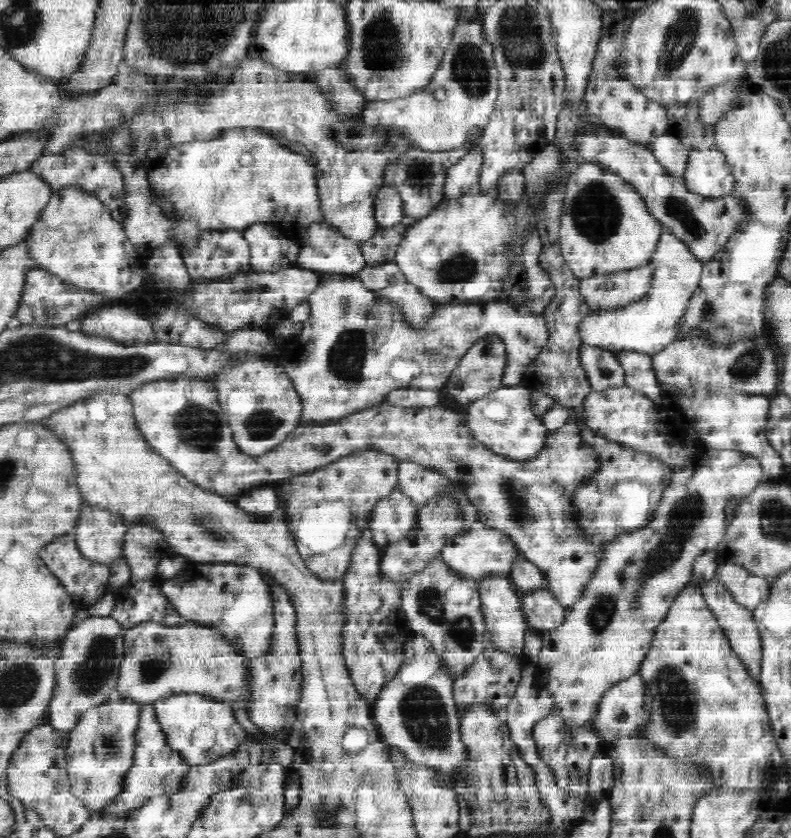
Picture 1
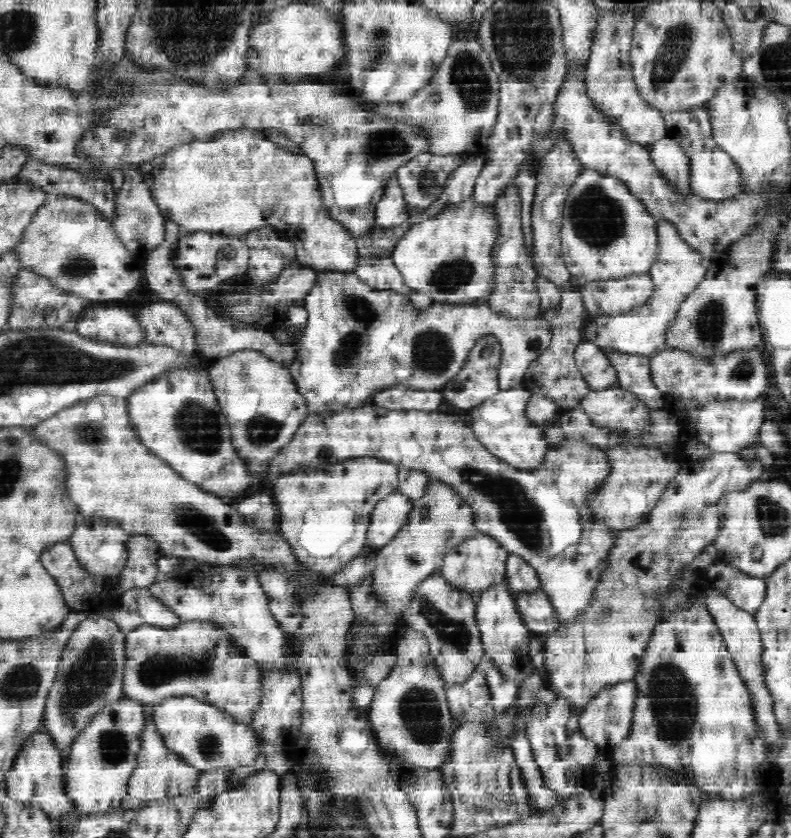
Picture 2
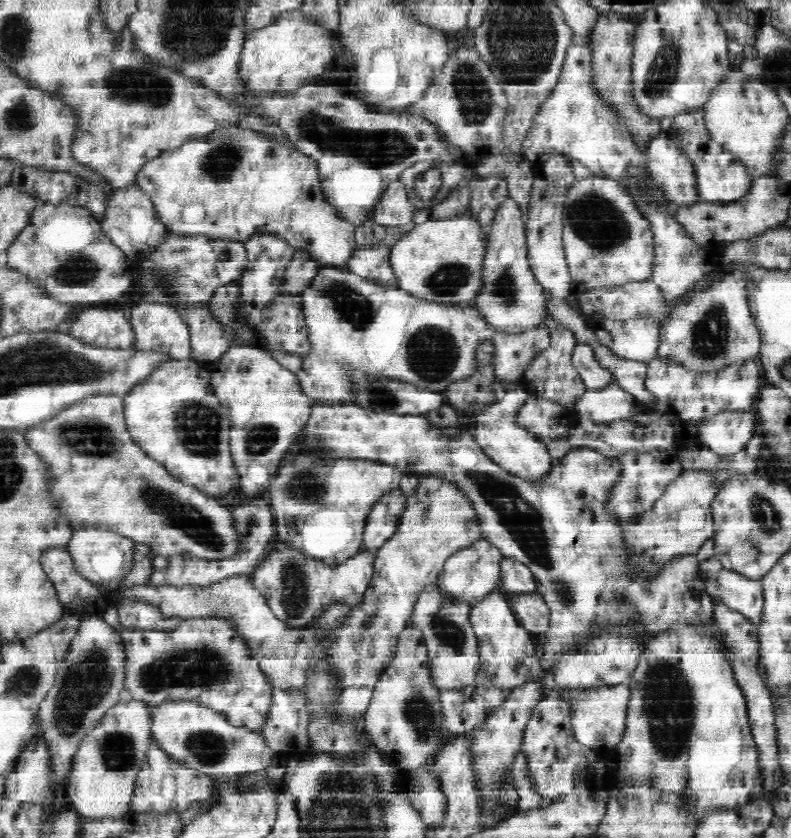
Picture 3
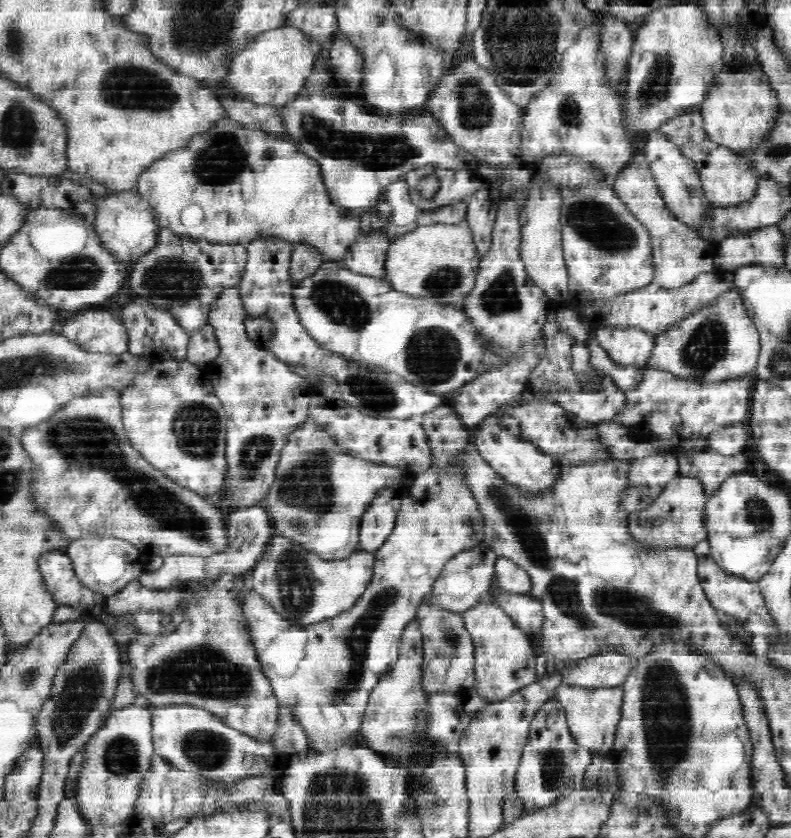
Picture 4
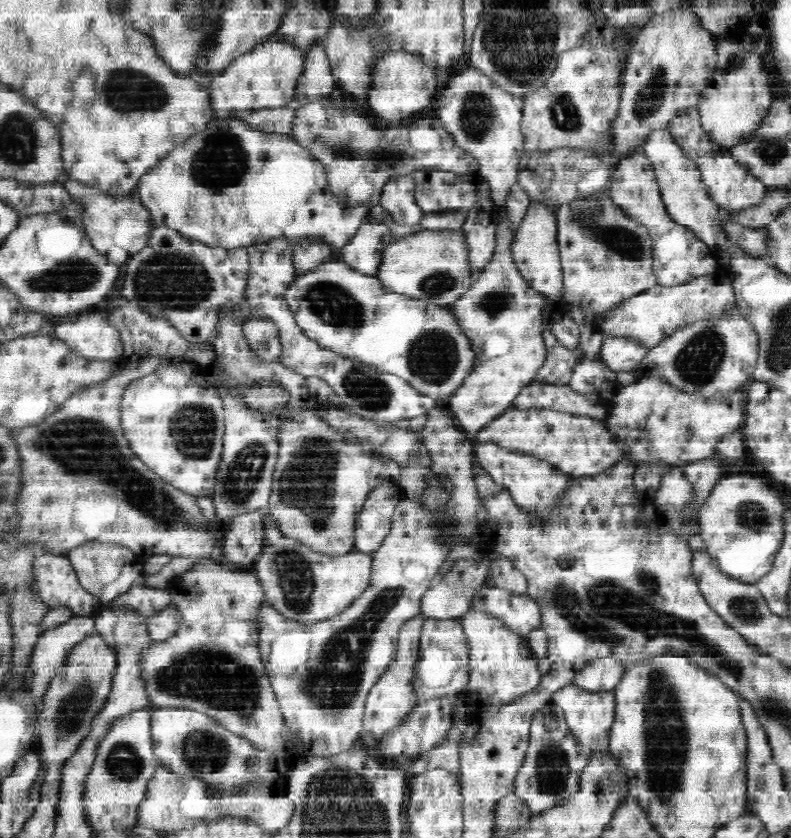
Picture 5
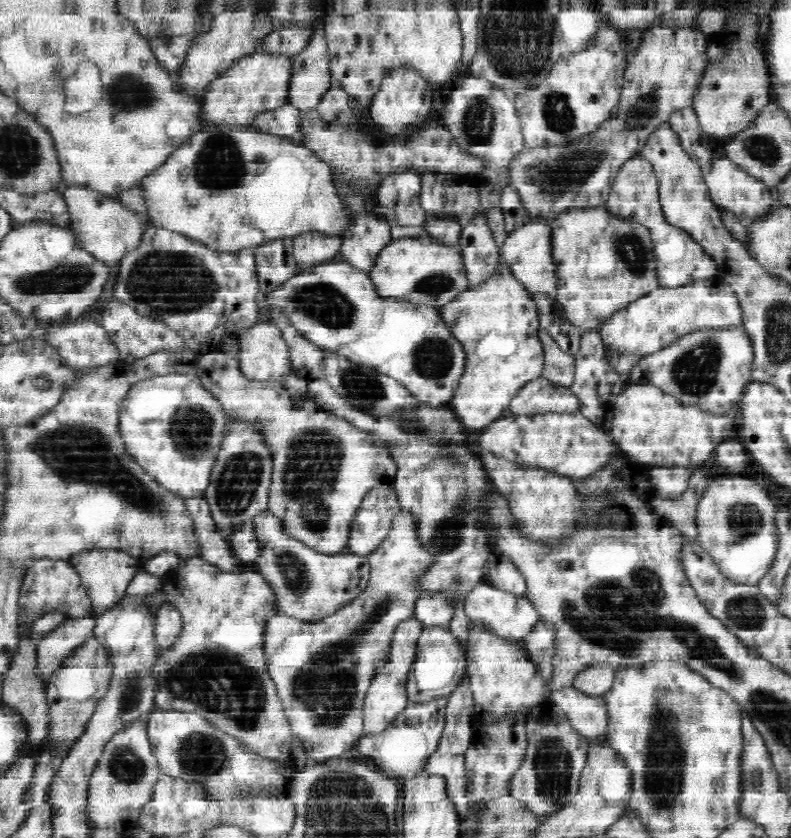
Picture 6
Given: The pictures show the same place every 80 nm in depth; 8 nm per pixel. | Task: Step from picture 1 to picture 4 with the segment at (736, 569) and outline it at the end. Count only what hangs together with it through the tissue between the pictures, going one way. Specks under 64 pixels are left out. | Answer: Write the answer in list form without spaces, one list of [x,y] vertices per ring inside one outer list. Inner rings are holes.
[[[710,556],[699,557],[697,569],[700,584],[708,601],[715,609],[725,611],[726,614],[735,614],[738,618],[743,619],[743,625],[747,627],[747,630],[754,635],[758,634],[768,639],[768,634],[772,634],[772,619],[768,616],[759,581],[728,573]]]

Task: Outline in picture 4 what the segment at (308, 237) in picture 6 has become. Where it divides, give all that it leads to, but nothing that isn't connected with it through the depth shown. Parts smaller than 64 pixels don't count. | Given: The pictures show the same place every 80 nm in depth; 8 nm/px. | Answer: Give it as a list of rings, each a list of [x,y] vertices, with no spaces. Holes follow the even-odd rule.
[[[297,245],[291,254],[289,280],[292,281],[292,288],[299,288],[304,281],[308,280],[323,265],[320,253],[316,249],[306,245]]]

